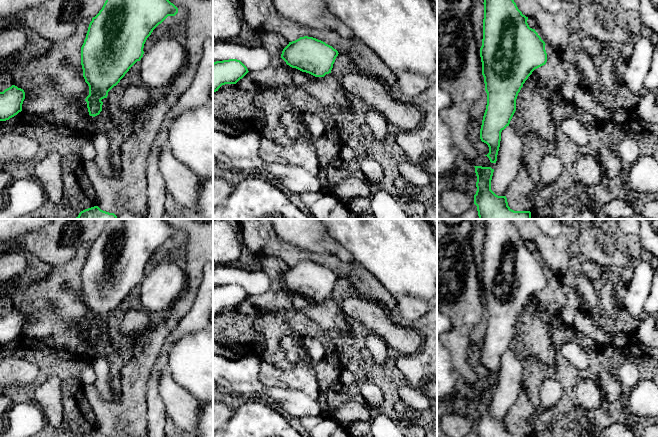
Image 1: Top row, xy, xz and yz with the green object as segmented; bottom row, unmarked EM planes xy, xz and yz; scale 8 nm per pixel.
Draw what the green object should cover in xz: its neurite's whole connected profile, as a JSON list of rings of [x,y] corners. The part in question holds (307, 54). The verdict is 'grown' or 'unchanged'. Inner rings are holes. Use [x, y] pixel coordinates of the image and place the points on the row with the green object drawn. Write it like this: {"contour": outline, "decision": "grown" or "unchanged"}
{"contour": [[[300,37],[289,42],[283,49],[281,58],[292,68],[324,77],[331,73],[338,51],[325,42],[313,37]]], "decision": "unchanged"}

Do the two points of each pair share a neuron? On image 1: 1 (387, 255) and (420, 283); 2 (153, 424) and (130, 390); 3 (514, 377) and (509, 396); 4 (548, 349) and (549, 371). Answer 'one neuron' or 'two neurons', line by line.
1: one neuron
2: two neurons
3: one neuron
4: two neurons

